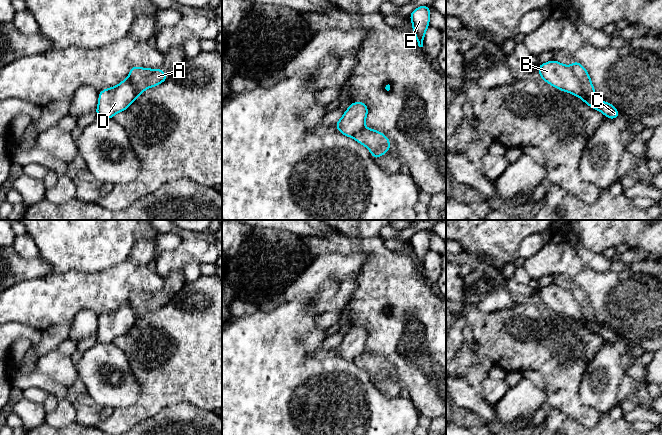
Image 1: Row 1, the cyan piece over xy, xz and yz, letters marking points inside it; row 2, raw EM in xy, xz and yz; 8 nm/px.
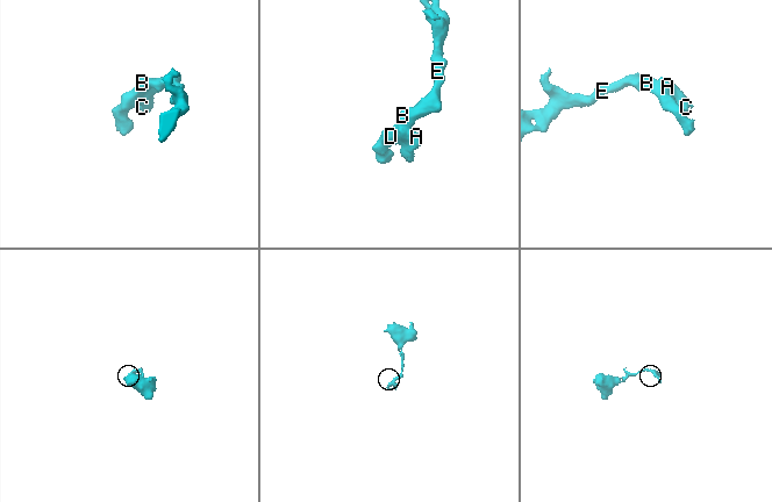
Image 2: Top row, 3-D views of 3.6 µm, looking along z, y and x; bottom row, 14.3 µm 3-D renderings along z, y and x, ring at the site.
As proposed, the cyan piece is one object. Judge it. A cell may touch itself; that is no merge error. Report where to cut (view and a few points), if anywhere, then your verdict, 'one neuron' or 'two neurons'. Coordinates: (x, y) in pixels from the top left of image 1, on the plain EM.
cut yz (569, 292), (580, 306), (583, 318), (592, 330); two neurons

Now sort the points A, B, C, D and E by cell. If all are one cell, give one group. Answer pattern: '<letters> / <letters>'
A C / B D E

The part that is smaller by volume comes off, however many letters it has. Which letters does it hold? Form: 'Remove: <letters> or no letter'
Remove: A, C

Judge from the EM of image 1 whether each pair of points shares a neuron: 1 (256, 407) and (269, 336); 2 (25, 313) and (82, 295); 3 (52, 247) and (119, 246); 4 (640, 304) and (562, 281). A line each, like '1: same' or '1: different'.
1: same
2: same
3: same
4: different

